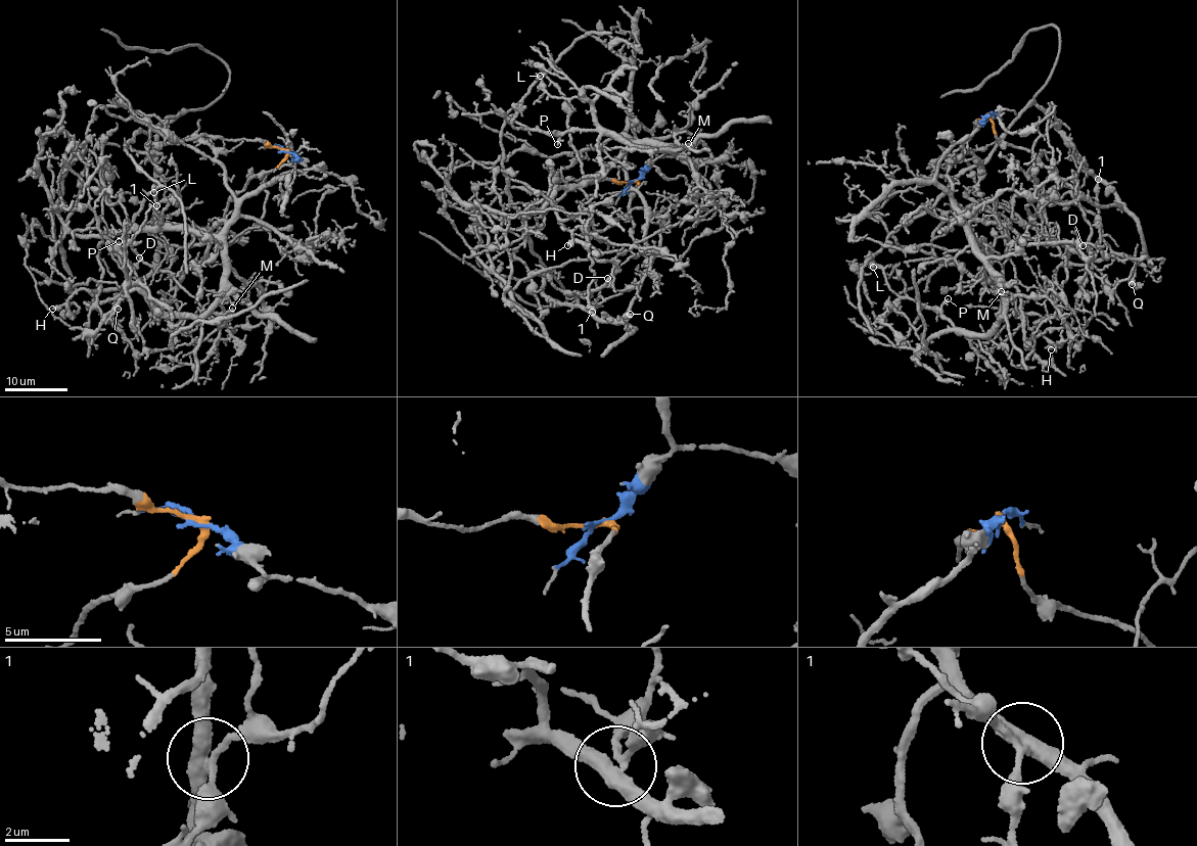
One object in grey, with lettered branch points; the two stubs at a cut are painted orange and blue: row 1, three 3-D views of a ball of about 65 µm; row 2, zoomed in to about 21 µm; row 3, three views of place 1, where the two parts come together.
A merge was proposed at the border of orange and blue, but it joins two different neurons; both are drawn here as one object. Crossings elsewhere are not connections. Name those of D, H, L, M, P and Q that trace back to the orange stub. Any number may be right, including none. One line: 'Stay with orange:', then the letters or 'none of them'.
Stay with orange: D, H, L, Q

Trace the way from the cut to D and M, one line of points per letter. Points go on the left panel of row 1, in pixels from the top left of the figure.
D: (284, 150), (192, 247), (158, 241), (154, 189), (121, 261), (129, 268), (139, 257)
M: (284, 150), (307, 168), (284, 172), (241, 200), (226, 236), (228, 266), (213, 308), (223, 312), (232, 307)

